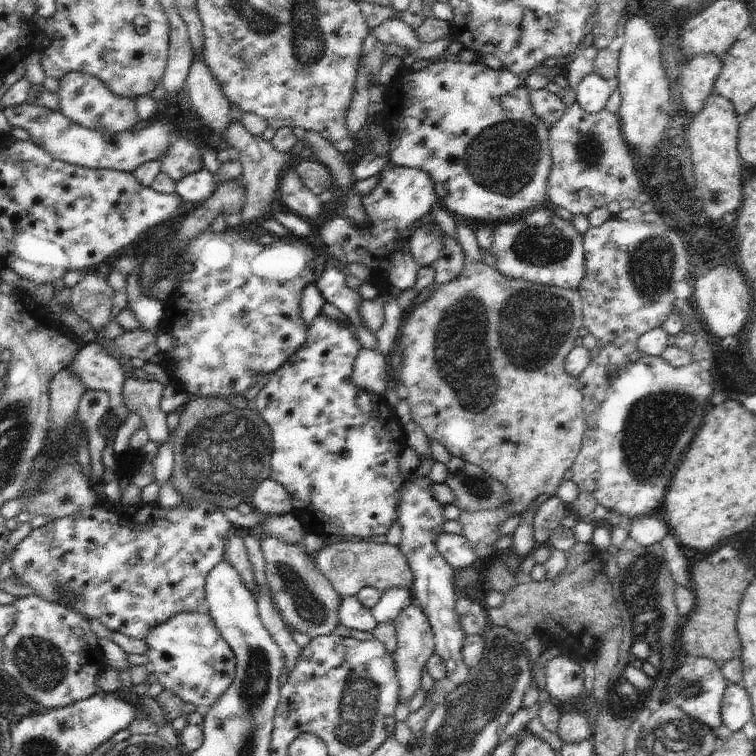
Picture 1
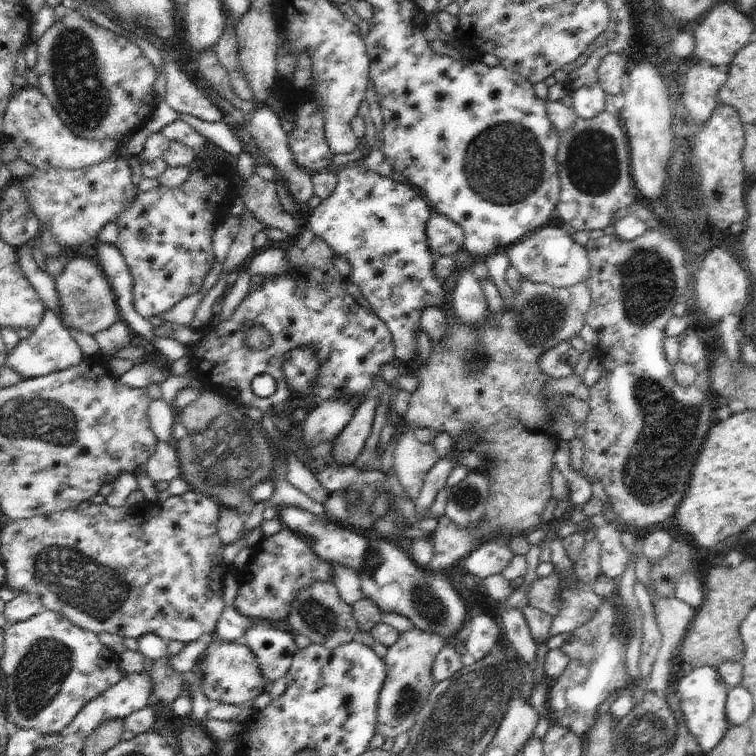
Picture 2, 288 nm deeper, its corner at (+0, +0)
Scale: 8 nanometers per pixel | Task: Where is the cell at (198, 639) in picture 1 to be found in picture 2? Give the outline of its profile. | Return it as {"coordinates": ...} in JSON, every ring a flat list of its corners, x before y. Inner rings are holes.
{"coordinates":[[213,634,209,638,205,650,201,652,201,658,197,658,195,666,199,666,199,670,201,670,199,690,201,690,203,698,207,698,213,706,215,704,251,706,251,702,267,690,265,684,261,682,259,668,257,668,253,654,237,640,225,640,225,638,219,638,217,634]]}

